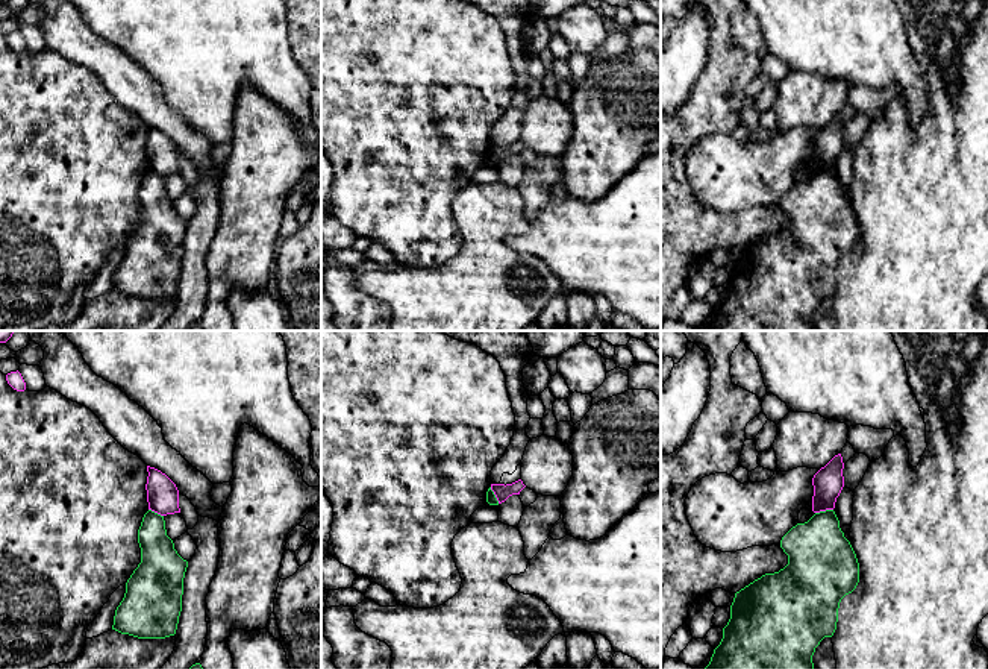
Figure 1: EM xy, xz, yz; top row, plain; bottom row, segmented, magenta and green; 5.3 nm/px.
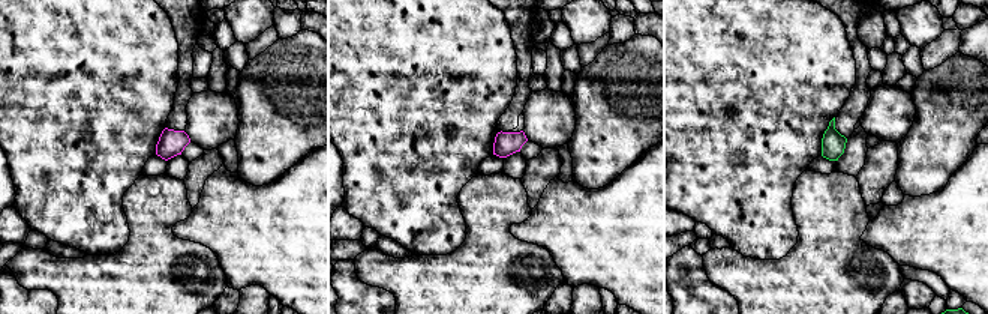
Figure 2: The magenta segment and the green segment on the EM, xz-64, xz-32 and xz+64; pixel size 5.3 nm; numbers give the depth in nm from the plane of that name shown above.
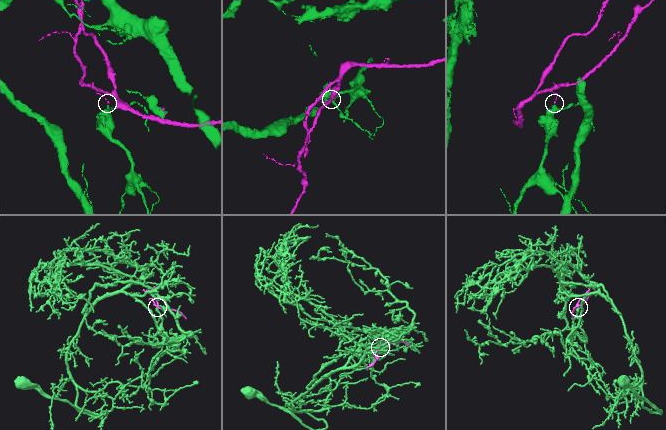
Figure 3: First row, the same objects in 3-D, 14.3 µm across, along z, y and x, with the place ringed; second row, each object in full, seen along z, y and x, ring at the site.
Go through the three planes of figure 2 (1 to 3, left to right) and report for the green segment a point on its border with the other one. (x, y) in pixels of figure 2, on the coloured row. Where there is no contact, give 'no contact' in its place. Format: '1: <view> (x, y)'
1: no contact
2: no contact
3: no contact

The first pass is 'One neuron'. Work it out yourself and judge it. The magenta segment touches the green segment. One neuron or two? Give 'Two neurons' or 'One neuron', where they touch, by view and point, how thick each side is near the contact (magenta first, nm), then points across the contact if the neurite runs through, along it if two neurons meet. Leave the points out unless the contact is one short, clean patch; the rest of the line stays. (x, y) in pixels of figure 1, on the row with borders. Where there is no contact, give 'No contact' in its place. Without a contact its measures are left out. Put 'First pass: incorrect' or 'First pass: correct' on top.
First pass: incorrect
Two neurons. Touches magenta at yz (823, 510). Thickness 160 nm (magenta) against 340 nm. Boundary: yz (832, 508), (816, 513)

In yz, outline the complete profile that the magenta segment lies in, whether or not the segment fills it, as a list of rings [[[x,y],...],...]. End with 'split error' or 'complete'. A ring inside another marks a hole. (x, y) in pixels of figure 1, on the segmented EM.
[[[835,455],[824,467],[821,467],[812,478],[814,496],[812,496],[812,511],[820,513],[826,510],[833,510],[836,498],[844,487],[843,476],[843,457]]]; complete

